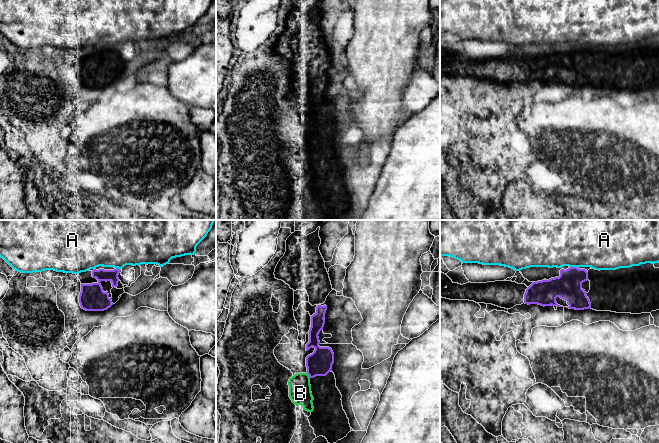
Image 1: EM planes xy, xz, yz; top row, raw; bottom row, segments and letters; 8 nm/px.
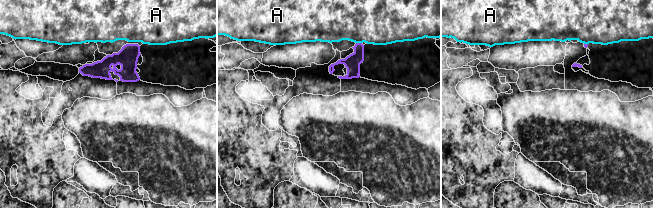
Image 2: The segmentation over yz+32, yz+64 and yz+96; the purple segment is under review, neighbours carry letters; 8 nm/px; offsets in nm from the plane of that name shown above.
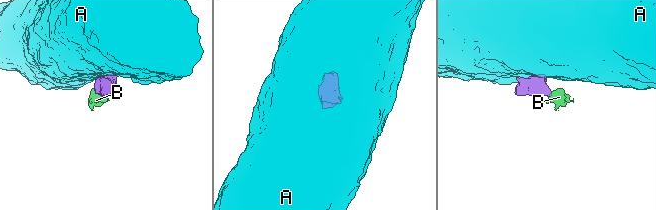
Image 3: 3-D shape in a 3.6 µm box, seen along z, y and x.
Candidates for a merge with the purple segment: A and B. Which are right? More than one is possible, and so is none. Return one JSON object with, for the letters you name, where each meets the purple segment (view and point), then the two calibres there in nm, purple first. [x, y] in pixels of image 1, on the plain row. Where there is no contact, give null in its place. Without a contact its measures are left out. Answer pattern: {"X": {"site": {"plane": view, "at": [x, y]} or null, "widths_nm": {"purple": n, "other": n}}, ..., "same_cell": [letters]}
{"same_cell": []}

